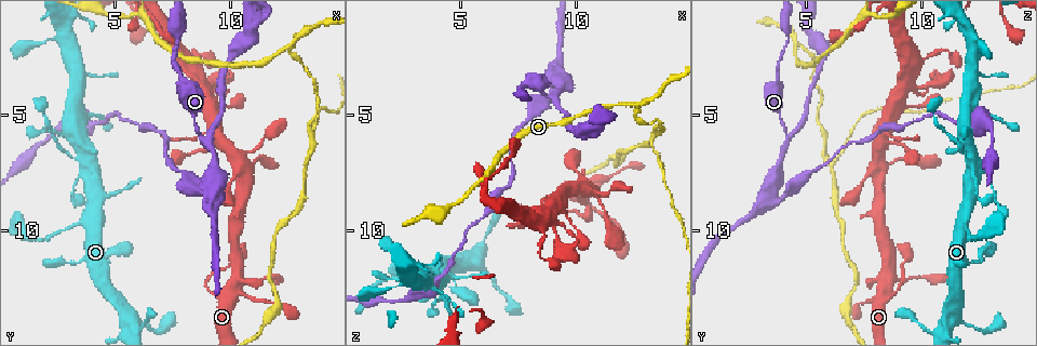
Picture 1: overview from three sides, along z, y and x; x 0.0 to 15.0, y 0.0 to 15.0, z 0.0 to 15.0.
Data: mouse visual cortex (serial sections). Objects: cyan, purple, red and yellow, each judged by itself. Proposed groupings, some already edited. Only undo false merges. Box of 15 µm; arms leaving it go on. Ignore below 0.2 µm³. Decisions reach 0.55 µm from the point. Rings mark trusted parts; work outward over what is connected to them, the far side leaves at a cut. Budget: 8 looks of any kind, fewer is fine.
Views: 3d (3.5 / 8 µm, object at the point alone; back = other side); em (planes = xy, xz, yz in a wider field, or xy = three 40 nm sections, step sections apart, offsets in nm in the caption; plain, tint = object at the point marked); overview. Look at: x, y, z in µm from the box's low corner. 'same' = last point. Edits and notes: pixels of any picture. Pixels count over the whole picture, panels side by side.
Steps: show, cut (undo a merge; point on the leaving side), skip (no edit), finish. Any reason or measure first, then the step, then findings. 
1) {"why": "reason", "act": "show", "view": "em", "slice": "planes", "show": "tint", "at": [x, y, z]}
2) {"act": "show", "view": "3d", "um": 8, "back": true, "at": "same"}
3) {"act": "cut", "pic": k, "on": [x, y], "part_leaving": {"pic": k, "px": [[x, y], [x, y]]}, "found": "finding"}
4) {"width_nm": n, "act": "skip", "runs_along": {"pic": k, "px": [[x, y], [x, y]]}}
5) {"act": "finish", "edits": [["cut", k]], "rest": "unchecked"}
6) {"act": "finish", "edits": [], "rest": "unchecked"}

{"why": "abrupt turn", "act": "show", "view": "3d", "um": 3.5, "at": [8.9, 6.0, 4.1]}

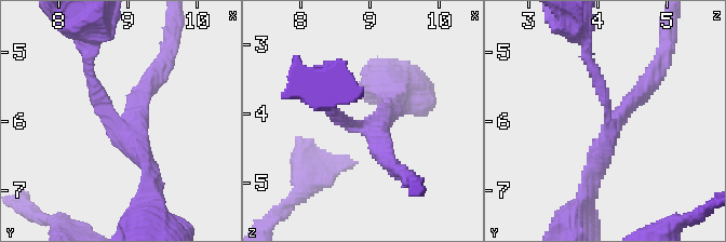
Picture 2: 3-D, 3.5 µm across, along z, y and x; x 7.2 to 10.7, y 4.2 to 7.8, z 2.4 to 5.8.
{"arms": 3, "arm_widths_nm": [200, 250, 250], "act": "show", "view": "em", "slice": "xy", "step": 5, "show": "tint", "at": [8.90, 6.05, 4.15]}

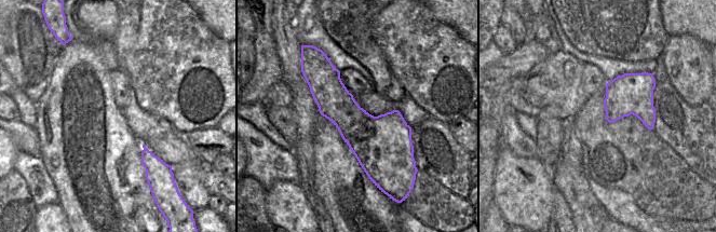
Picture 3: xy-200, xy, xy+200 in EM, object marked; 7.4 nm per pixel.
{"act": "show", "view": "em", "slice": "xy", "step": 2, "show": "tint", "at": "same"}

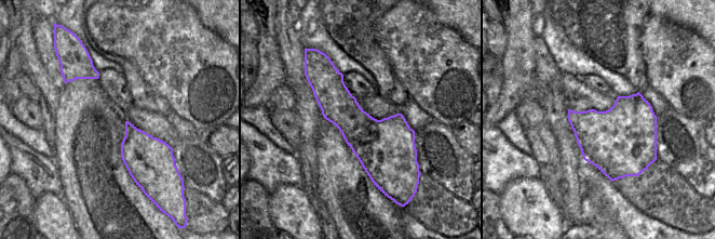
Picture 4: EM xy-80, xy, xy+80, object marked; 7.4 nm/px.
{"act": "skip", "found": "all the same cell"}

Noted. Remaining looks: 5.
{"why": "sharp bend", "act": "show", "view": "3d", "um": 8, "back": true, "at": [10.7, 7.7, 8.3]}

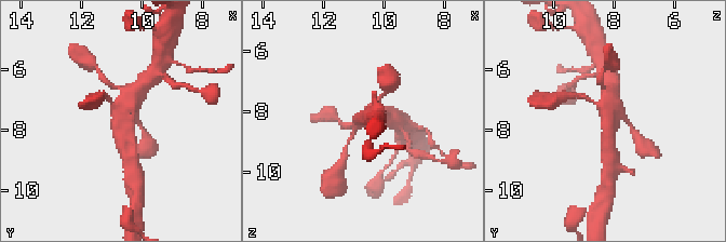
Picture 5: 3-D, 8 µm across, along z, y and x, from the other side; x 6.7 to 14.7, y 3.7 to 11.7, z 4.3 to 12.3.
{"act": "show", "view": "3d", "um": 3.5, "at": [10.6, 7.6, 8.2]}

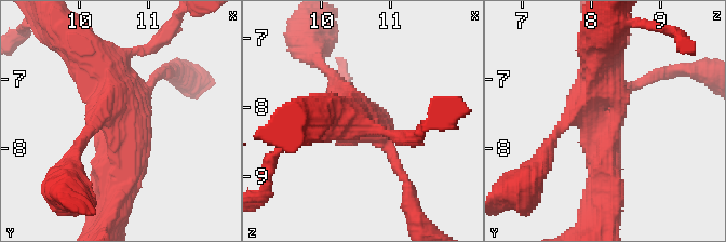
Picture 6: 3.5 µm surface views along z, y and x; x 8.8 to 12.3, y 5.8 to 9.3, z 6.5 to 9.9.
{"act": "skip", "found": "continuous, no second cell"}

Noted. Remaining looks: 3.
{"why": "abrupt turn", "act": "show", "view": "3d", "um": 3.5, "at": [12.6, 2.0, 4.6]}

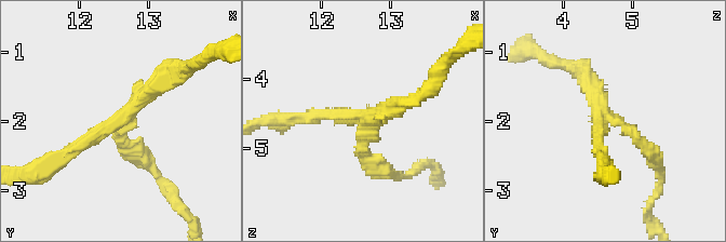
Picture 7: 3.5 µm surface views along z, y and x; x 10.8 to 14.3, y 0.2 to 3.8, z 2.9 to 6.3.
{"arms": 3, "arm_widths_nm": [200, 200, 250], "act": "show", "view": "em", "slice": "xy", "step": 1, "show": "tint", "at": [12.60, 1.95, 4.60]}

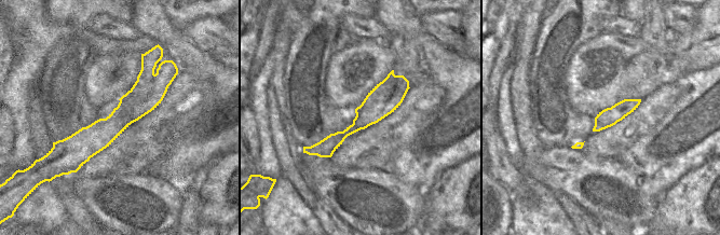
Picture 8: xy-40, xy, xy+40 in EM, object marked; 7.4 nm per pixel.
{"act": "cut", "pic": 7, "on": [140, 147], "part_leaving": {"pic": 7, "px": [[614, 120], [656, 157], [658, 190]]}, "found": "a second cell is stuck on"}

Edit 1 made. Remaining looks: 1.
{"act": "finish", "edits": [["cut", 7]], "rest": "unchecked"}

